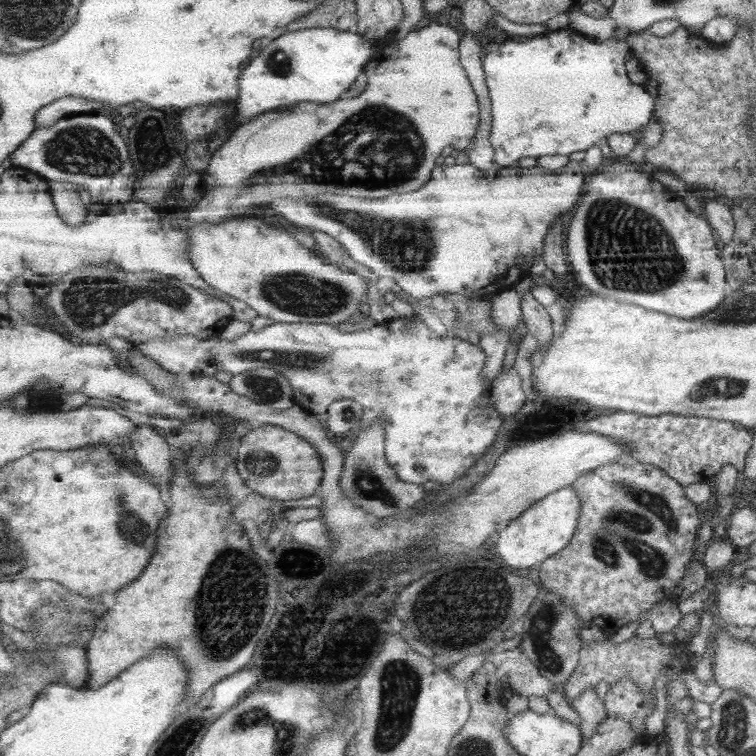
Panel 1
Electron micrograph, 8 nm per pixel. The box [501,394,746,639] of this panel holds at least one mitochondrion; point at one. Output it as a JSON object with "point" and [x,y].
{"point":[621,535]}

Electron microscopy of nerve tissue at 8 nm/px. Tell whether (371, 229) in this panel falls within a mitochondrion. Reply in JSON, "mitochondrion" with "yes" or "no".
{"mitochondrion":"yes"}

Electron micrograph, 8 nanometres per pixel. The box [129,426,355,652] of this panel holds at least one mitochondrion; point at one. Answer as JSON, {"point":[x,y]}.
{"point":[267,463]}

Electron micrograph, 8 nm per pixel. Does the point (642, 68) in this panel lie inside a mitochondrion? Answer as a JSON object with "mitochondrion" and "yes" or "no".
{"mitochondrion":"no"}

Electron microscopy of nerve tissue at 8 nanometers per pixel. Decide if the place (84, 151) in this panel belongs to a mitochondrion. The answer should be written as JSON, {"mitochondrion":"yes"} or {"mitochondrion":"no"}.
{"mitochondrion":"yes"}

